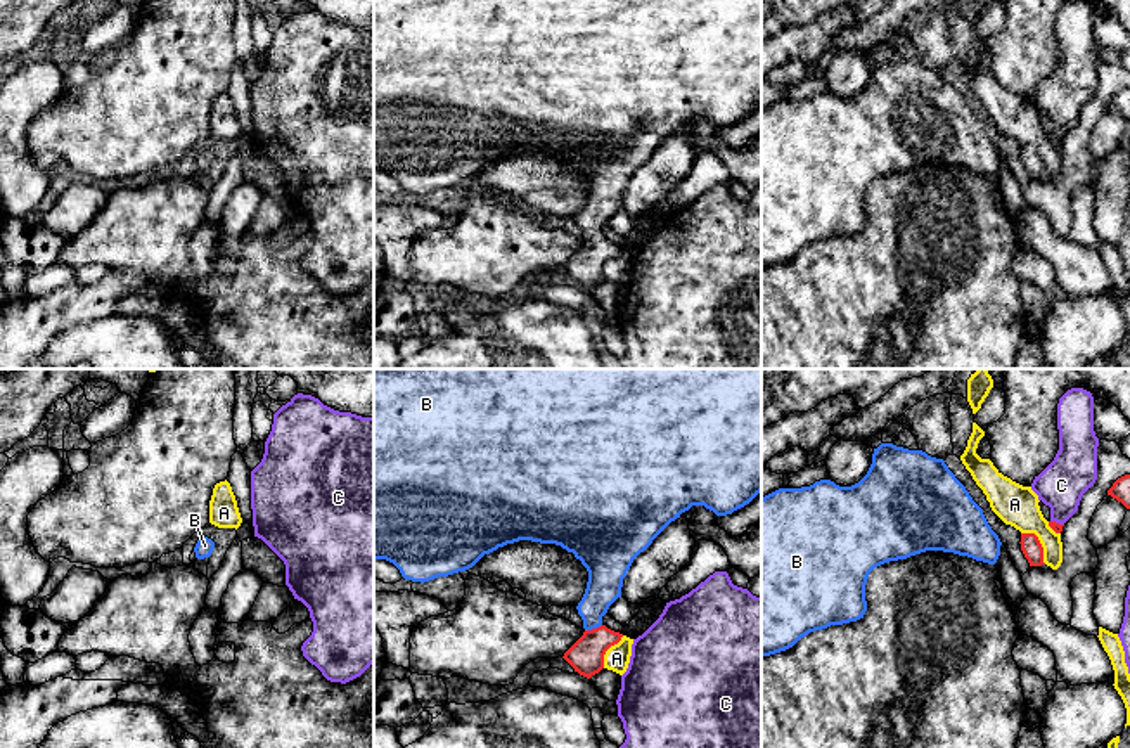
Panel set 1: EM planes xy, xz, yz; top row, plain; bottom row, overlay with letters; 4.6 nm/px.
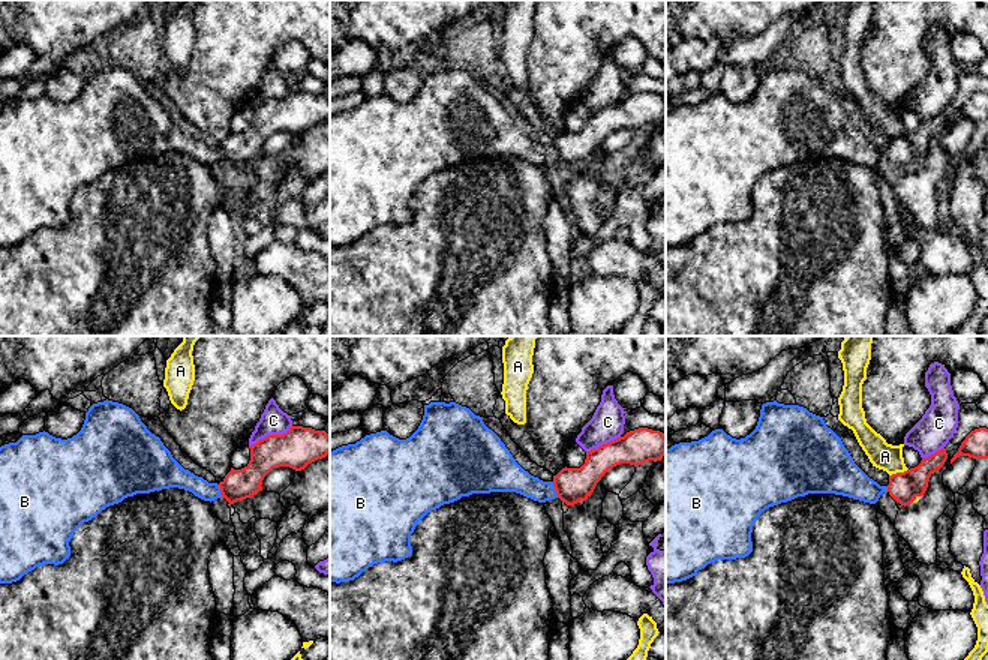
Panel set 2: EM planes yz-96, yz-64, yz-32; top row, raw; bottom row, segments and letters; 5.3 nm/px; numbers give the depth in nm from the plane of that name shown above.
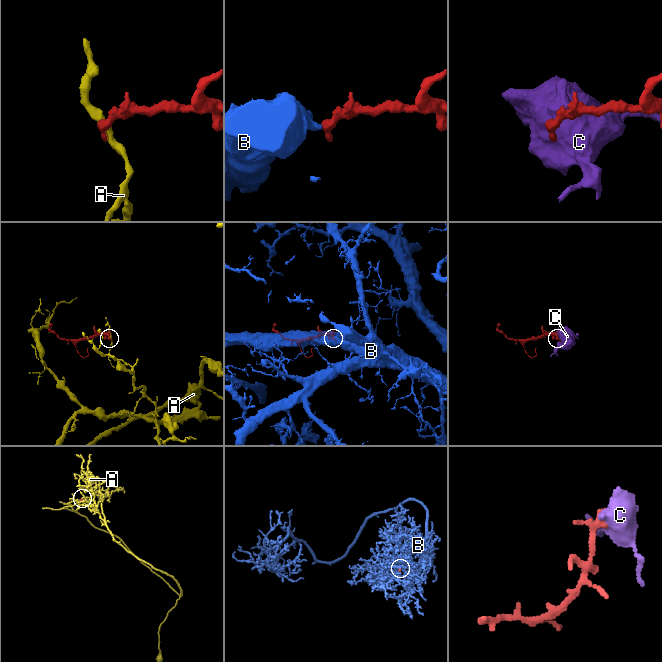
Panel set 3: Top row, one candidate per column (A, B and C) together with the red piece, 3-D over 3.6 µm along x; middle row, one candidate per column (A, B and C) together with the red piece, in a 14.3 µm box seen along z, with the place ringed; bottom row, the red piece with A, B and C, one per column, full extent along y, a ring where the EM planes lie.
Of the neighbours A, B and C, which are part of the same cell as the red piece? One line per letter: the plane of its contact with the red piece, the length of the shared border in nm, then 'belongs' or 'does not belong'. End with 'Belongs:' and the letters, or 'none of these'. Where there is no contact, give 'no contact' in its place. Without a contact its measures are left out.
A: meets red in yz; contact 190 nm long; does not belong
B: meets red in xz; contact 90 nm long; belongs
C: meets red in yz; contact 70 nm long; does not belong
Belongs: B

